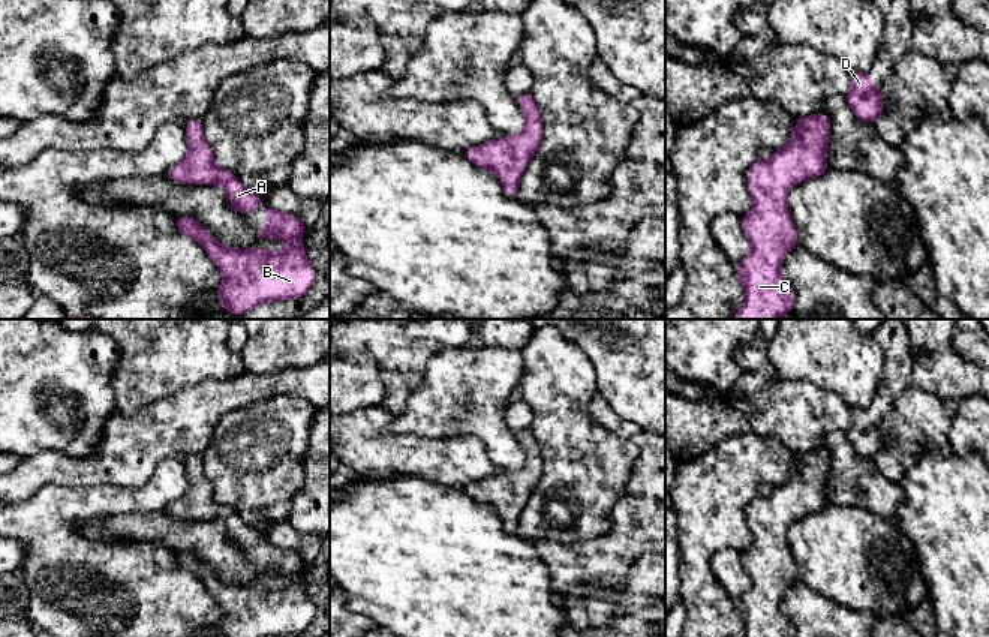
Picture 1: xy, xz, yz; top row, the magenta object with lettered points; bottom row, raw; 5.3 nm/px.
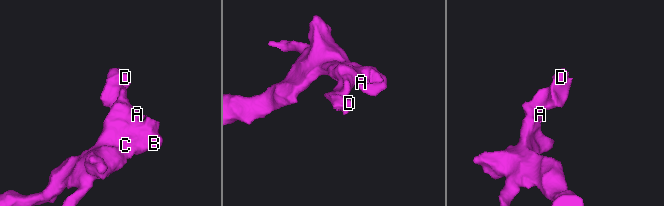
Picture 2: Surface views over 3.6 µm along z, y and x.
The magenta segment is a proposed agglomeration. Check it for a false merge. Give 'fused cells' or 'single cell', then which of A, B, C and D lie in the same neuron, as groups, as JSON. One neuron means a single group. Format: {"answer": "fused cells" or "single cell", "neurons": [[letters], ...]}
{"answer": "single cell", "neurons": [["A", "B", "C", "D"]]}

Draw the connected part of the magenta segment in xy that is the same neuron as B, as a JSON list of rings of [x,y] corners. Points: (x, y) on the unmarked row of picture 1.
[[[265,538],[265,565],[258,568],[258,574],[286,577],[282,589],[225,583],[192,552],[174,553],[174,558],[178,568],[195,574],[223,609],[219,637],[300,636],[313,622],[316,609],[301,583],[307,558],[297,552]]]

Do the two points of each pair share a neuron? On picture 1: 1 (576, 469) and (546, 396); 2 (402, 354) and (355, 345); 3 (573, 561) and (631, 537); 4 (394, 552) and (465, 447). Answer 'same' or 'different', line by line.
1: same
2: same
3: same
4: different

